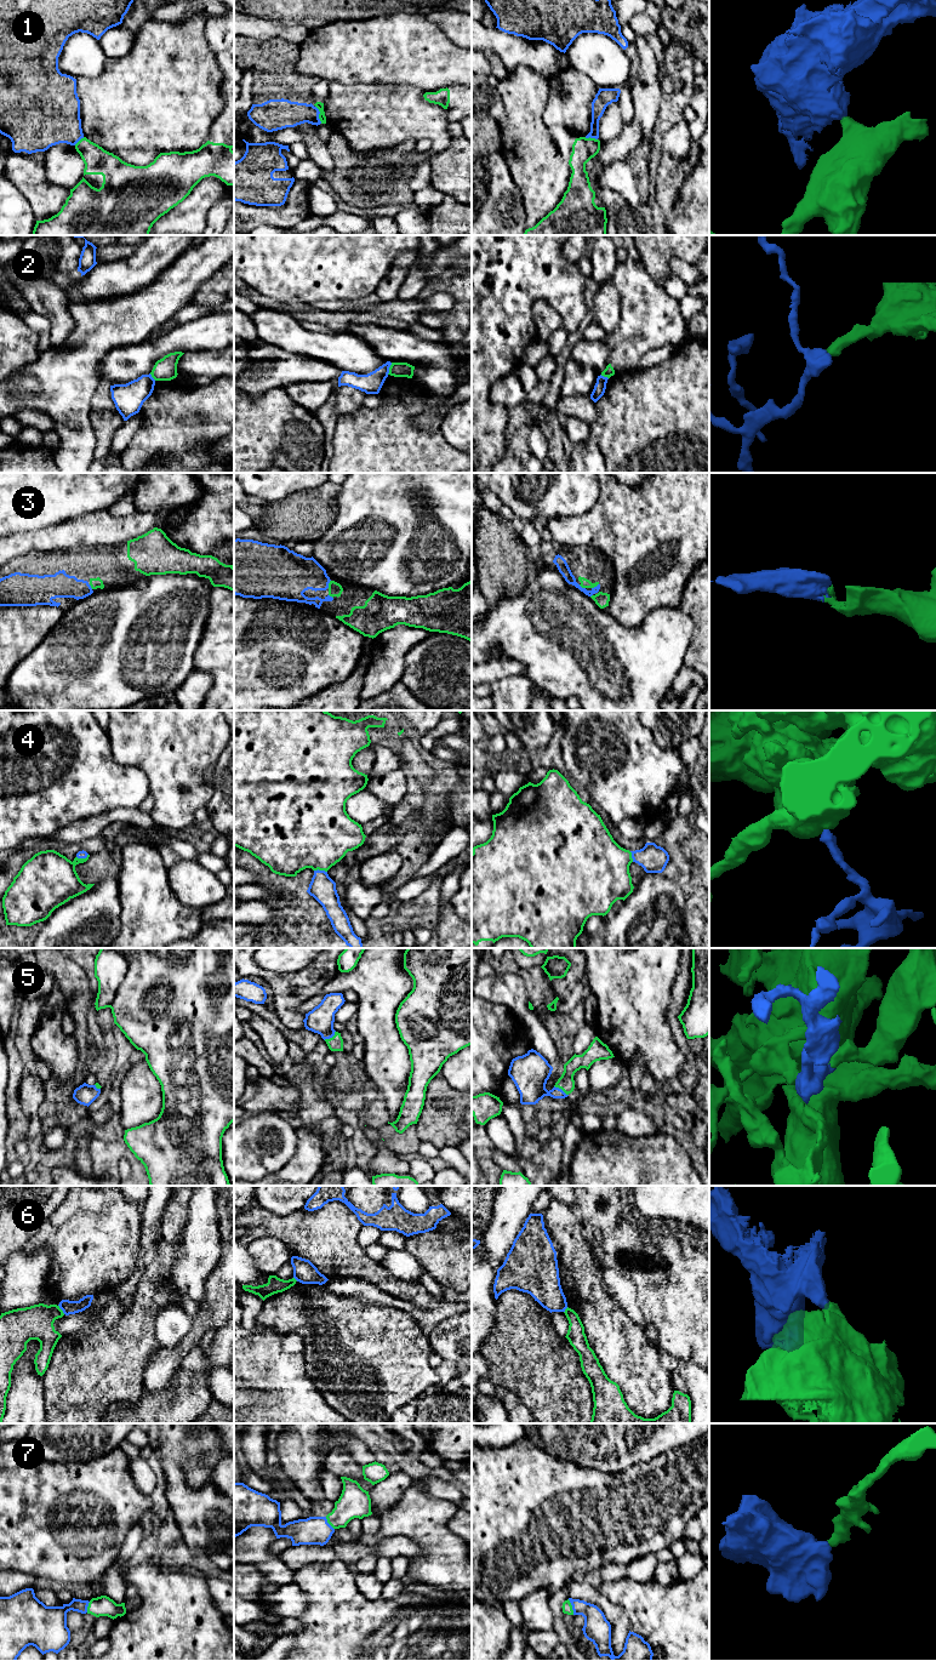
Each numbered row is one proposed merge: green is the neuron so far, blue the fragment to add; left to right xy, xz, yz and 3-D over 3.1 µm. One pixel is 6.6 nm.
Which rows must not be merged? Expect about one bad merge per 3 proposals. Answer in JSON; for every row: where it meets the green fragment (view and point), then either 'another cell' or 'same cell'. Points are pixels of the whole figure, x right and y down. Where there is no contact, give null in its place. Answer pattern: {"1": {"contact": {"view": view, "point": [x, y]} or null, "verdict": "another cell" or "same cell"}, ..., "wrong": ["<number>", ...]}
{"1": {"contact": {"view": "xz", "point": [319, 114]}, "verdict": "another cell"}, "2": {"contact": {"view": "xz", "point": [389, 369]}, "verdict": "another cell"}, "3": {"contact": {"view": "xz", "point": [329, 583]}, "verdict": "same cell"}, "4": {"contact": {"view": "xz", "point": [320, 869]}, "verdict": "same cell"}, "5": {"contact": {"view": "yz", "point": [561, 1089]}, "verdict": "same cell"}, "6": {"contact": {"view": "xy", "point": [61, 1310]}, "verdict": "another cell"}, "7": {"contact": {"view": "yz", "point": [571, 1607]}, "verdict": "same cell"}, "wrong": ["1", "2", "6"]}

